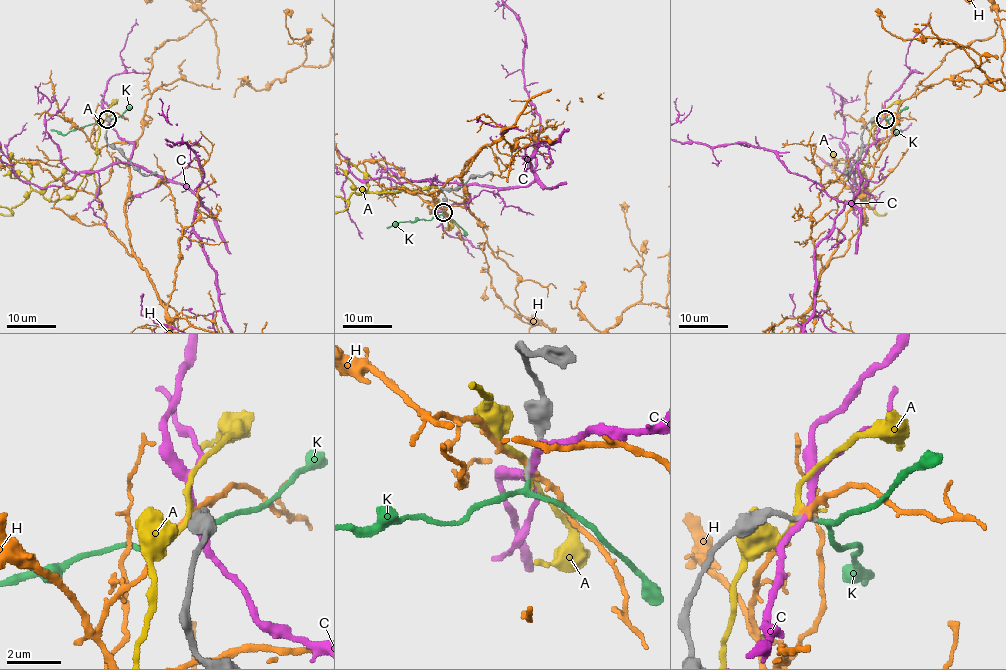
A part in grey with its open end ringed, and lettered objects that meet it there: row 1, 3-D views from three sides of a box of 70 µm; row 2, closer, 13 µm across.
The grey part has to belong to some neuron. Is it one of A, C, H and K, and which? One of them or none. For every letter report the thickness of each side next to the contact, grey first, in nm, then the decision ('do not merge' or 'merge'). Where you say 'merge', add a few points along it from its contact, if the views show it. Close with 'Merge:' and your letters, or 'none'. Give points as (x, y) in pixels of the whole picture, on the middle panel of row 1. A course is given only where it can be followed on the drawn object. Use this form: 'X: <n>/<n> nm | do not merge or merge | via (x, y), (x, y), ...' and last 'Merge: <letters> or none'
A: 200/200 nm | do not merge
C: 180/240 nm | do not merge
H: 180/200 nm | do not merge
K: 150/170 nm | merge | via (443, 212), (428, 221), (396, 222), (386, 228)
Merge: K

